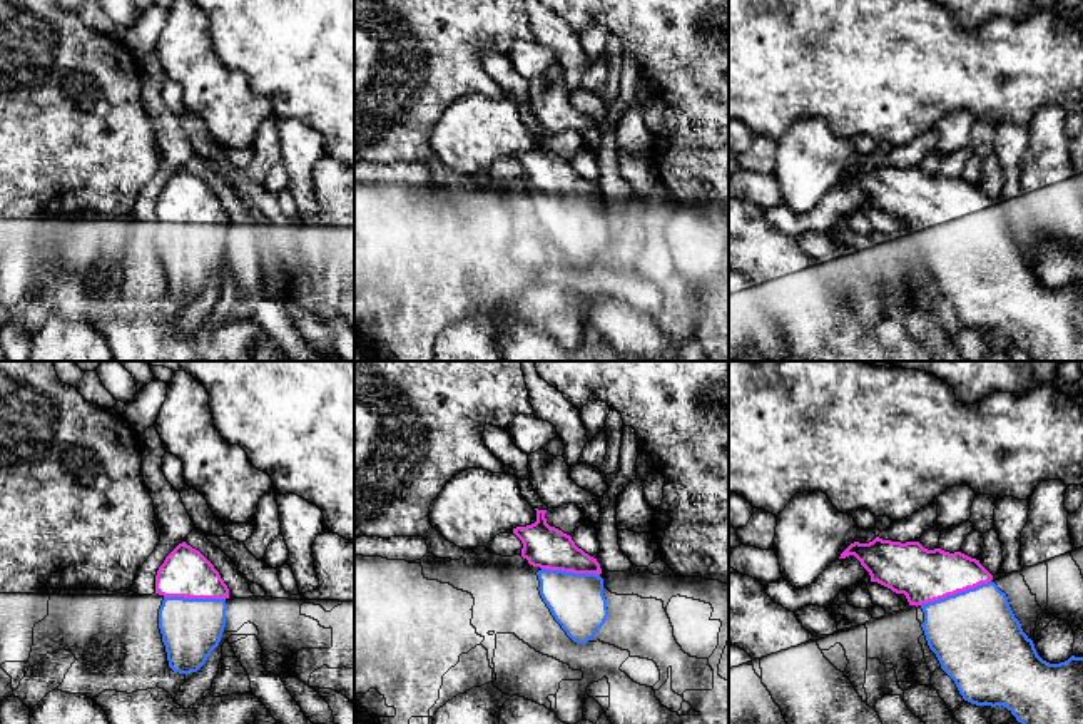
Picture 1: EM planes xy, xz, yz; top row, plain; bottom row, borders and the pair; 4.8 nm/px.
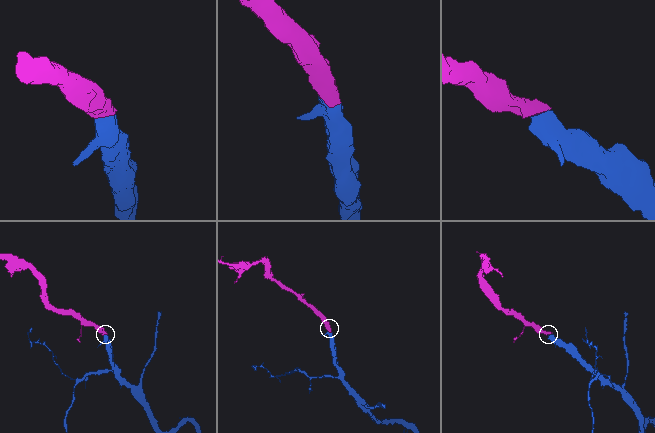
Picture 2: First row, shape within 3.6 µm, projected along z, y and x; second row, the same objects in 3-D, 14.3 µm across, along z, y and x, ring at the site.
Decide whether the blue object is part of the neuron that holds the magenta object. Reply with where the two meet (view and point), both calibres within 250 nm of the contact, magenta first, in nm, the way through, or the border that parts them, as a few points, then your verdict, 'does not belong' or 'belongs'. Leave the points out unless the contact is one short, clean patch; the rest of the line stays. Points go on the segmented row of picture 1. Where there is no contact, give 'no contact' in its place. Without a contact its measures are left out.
contact yz (955, 592); calibres 260 and 420 nm; way yz (923, 576), (948, 586), (955, 592), (966, 626), (976, 637); belongs

